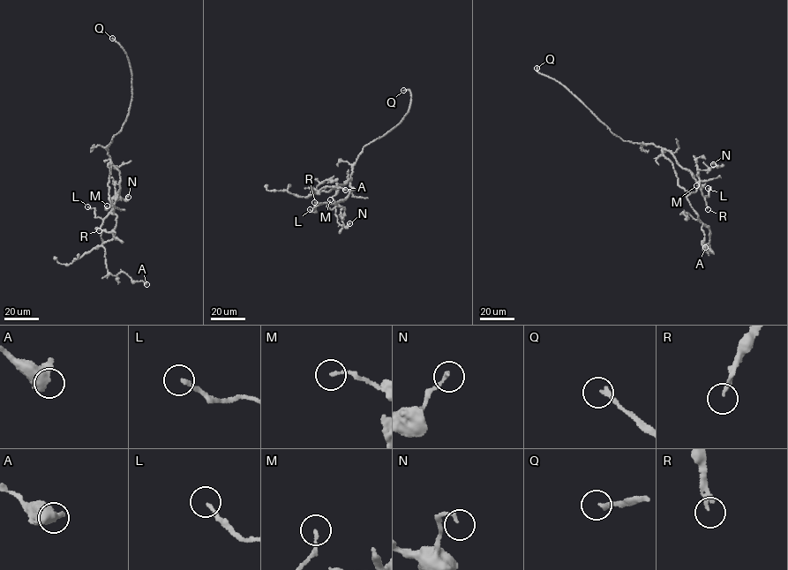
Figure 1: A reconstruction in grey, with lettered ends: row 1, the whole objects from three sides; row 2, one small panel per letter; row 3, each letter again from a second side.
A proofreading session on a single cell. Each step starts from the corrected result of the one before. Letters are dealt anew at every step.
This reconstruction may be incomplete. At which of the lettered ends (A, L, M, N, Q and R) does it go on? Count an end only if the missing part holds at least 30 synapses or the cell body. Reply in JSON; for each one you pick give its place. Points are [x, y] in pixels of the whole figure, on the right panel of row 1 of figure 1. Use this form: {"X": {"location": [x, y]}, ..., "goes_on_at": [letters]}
{"Q": {"location": [536, 68]}, "R": {"location": [708, 209]}, "goes_on_at": ["Q", "R"]}

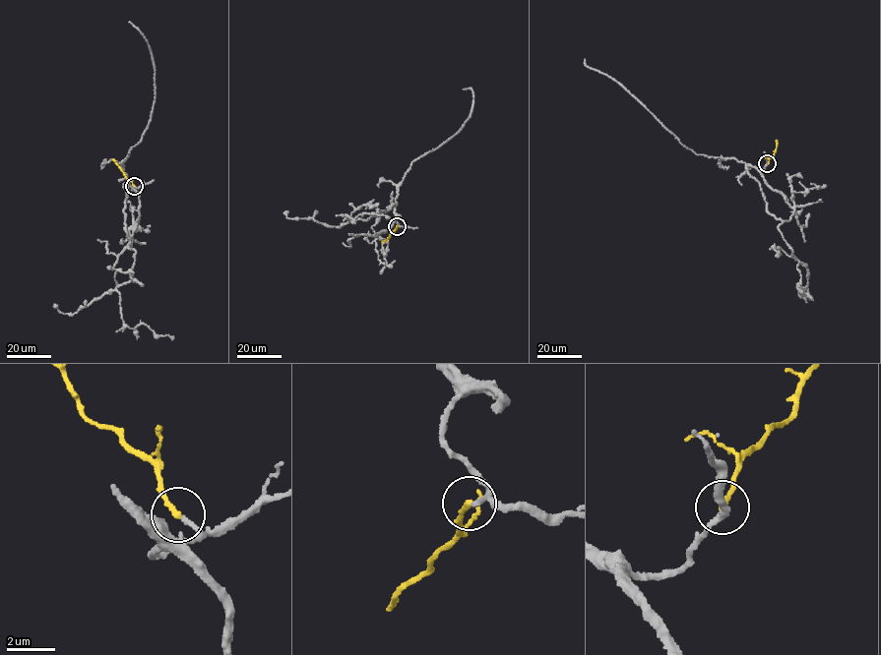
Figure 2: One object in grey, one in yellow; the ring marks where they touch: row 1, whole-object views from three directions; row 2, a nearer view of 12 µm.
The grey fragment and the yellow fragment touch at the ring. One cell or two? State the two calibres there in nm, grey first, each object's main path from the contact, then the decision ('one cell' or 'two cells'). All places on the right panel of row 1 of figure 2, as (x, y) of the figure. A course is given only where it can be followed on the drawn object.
calibres 190 and 220 nm; course grey (767, 163), (758, 170), (793, 209), (778, 228), (798, 261), (805, 294), (797, 287), (802, 292); course yellow (768, 163), (777, 140); one cell

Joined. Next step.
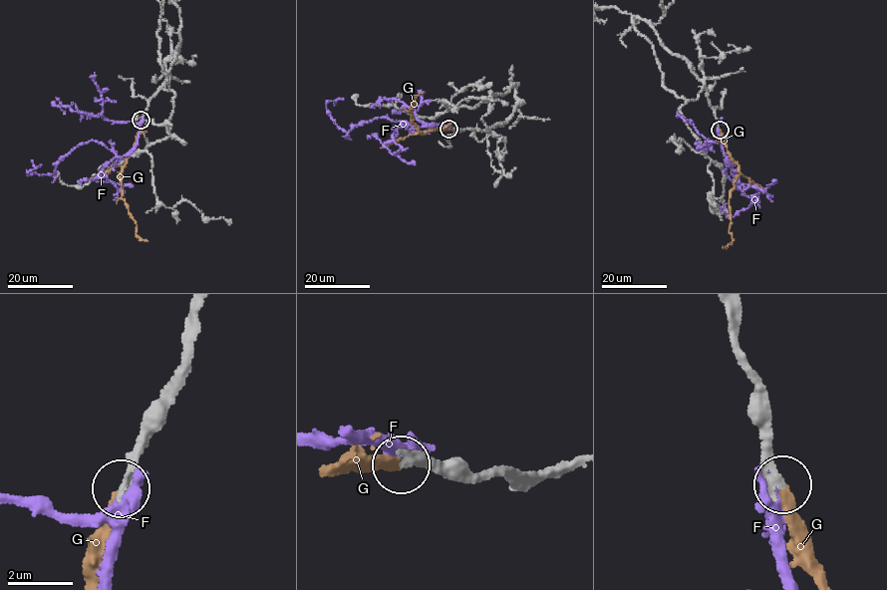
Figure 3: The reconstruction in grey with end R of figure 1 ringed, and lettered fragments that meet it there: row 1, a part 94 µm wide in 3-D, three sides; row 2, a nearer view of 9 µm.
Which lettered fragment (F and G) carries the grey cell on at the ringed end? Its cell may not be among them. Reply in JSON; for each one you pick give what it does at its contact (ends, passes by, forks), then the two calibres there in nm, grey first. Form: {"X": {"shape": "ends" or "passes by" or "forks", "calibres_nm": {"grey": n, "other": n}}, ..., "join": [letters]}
{"G": {"shape": "ends", "calibres_nm": {"grey": 260, "other": 360}}, "join": ["G"]}

